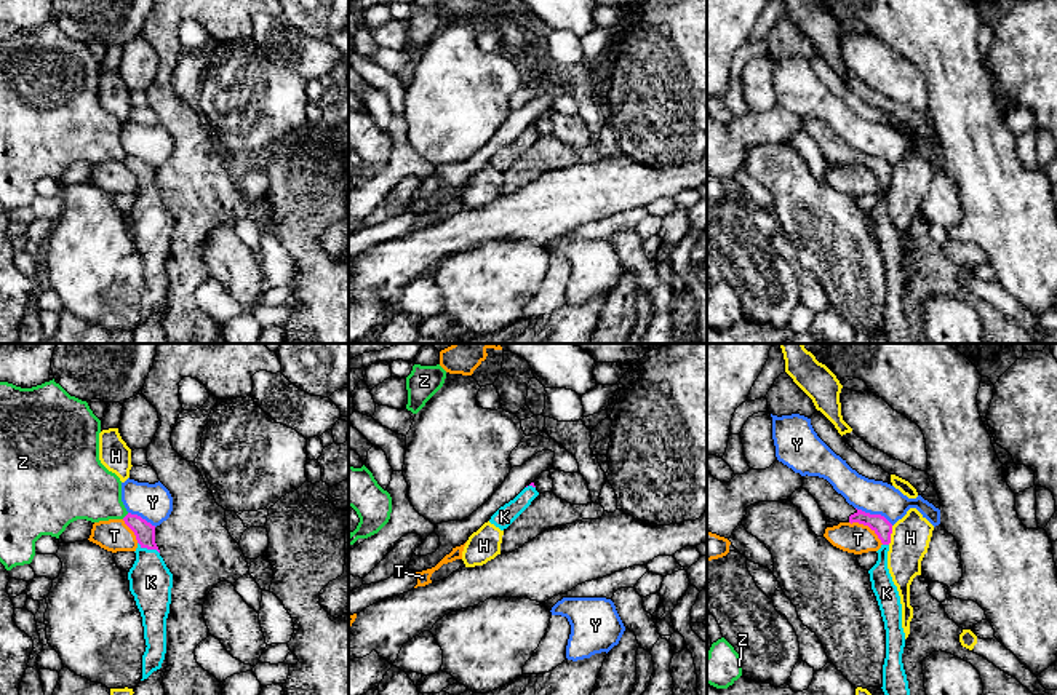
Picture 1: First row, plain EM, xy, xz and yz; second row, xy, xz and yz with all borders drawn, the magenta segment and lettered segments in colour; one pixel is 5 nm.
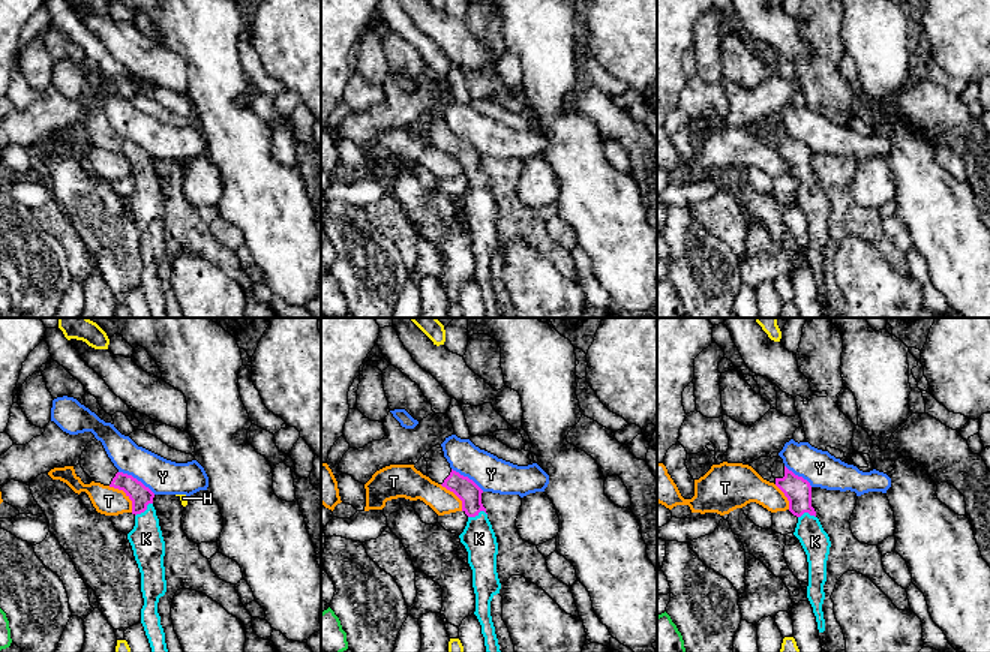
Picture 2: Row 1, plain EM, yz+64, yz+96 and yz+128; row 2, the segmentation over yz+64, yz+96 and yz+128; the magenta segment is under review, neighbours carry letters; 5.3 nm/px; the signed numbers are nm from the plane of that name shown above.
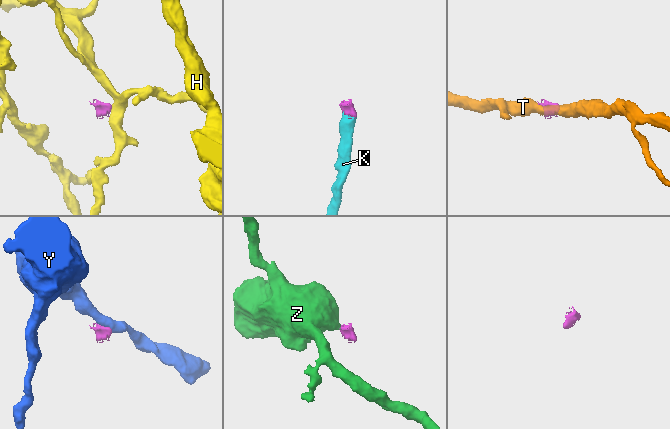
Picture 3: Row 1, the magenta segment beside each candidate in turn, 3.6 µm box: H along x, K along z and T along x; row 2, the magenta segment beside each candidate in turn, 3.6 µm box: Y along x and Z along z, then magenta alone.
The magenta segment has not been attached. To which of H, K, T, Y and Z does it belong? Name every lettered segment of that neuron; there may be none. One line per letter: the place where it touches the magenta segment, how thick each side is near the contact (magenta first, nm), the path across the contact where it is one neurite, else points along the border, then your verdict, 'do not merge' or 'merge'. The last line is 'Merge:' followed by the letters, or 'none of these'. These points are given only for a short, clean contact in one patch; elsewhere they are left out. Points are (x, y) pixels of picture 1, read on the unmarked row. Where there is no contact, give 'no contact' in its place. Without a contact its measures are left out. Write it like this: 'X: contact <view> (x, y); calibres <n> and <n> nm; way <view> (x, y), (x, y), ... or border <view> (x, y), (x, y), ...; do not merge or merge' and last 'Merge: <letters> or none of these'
H: contact yz (889, 178); calibres 90 and 200 nm; border yz (893, 168), (888, 186); do not merge
K: contact xy (149, 190); calibres 100 and 220 nm; way xy (144, 173), (149, 190), (151, 224); merge
T: contact yz (867, 166); calibres 90 and 150 nm; border yz (849, 163), (865, 166), (883, 186); do not merge
Y: contact yz (875, 157); calibres 90 and 170 nm; border yz (856, 149), (870, 155), (880, 155), (893, 166); do not merge
Z: contact xy (127, 157); calibres 100 and 300 nm; border xy (128, 155), (122, 160); do not merge
Merge: K

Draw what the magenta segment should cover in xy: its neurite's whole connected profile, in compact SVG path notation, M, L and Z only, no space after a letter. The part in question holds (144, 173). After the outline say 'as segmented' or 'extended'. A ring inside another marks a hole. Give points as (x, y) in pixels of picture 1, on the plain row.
M128 155L125 166L138 182L136 203L128 214L130 233L142 259L146 294L142 321L162 310L166 296L166 260L171 246L173 216L155 185L155 168Z; extended

